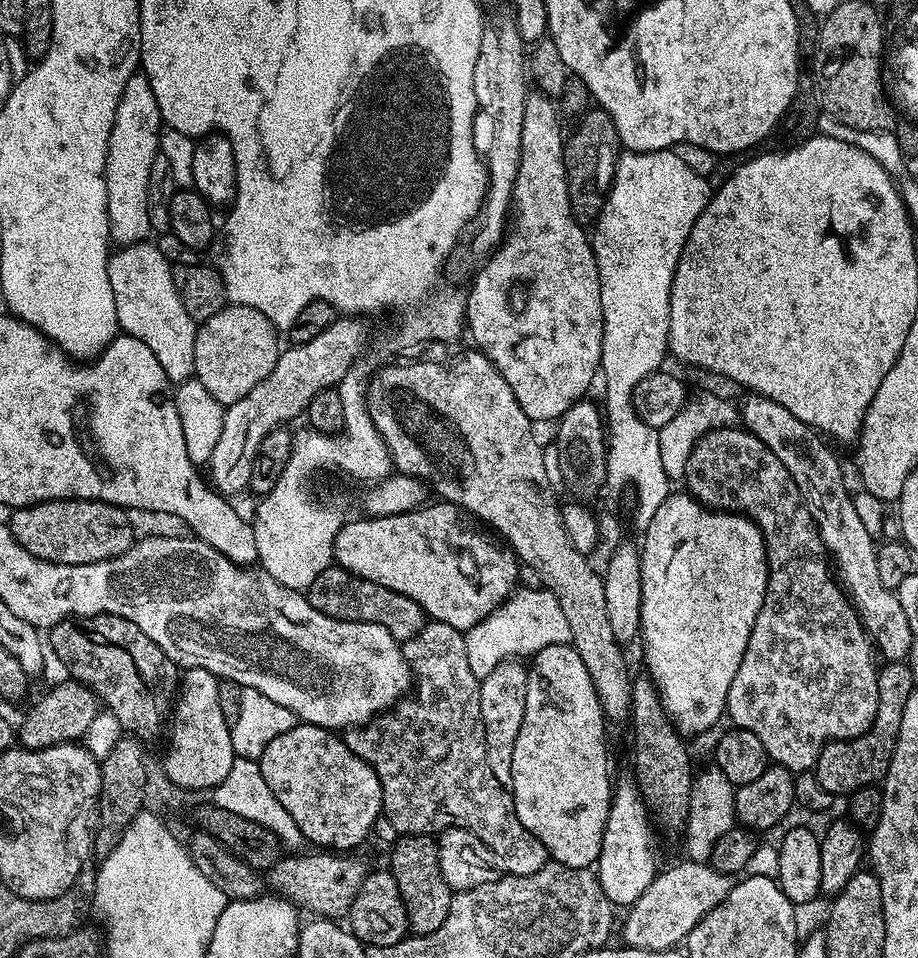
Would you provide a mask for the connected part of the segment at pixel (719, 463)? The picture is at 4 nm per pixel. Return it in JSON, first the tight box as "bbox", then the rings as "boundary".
{"bbox":[683,426,878,774],"boundary":[[[740,426],[712,429],[693,446],[690,458],[686,462],[683,483],[686,485],[687,491],[695,496],[704,507],[725,512],[738,512],[753,520],[758,526],[766,546],[766,558],[768,559],[766,598],[762,602],[762,610],[758,610],[758,618],[750,630],[750,638],[746,642],[746,654],[742,654],[742,666],[738,666],[738,674],[734,674],[734,682],[730,682],[730,694],[726,709],[727,719],[732,719],[731,723],[737,728],[745,728],[750,730],[750,734],[758,734],[762,746],[766,746],[766,754],[772,764],[780,764],[784,768],[789,768],[794,774],[811,772],[816,767],[816,759],[820,757],[821,750],[829,742],[852,740],[856,736],[866,734],[866,730],[870,730],[870,726],[874,722],[878,710],[878,678],[876,677],[878,663],[876,664],[874,645],[869,640],[868,633],[864,630],[864,624],[855,608],[852,607],[852,601],[848,599],[845,589],[834,579],[834,572],[830,567],[830,557],[820,537],[820,531],[812,520],[810,510],[804,505],[804,499],[794,478],[790,478],[784,463],[758,437]]]}

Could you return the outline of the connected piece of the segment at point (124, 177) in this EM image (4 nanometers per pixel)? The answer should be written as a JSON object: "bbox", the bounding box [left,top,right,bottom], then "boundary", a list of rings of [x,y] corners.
{"bbox":[104,74,162,242],"boundary":[[[142,74],[132,76],[130,82],[126,82],[126,90],[122,90],[118,110],[114,114],[114,126],[110,130],[104,167],[106,202],[108,203],[108,235],[113,241],[144,242],[153,235],[148,209],[148,183],[150,182],[150,166],[154,166],[154,158],[160,150],[161,131],[162,121],[158,102],[154,99],[154,90],[150,90],[150,82]]]}

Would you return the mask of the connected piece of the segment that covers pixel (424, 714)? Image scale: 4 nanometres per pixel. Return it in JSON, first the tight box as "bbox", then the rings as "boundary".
{"bbox":[342,619,550,876],"boundary":[[[429,619],[419,636],[403,641],[402,647],[405,658],[412,666],[414,695],[401,700],[396,707],[381,712],[367,724],[347,729],[342,736],[345,746],[354,754],[358,754],[358,758],[365,760],[374,770],[374,774],[378,774],[378,782],[382,786],[384,795],[383,815],[394,824],[394,830],[409,836],[427,836],[445,832],[448,828],[464,828],[478,838],[482,838],[482,842],[486,842],[486,846],[494,853],[496,861],[500,863],[501,869],[509,876],[534,874],[534,870],[542,870],[542,866],[549,863],[550,860],[546,846],[542,846],[542,842],[538,842],[538,838],[534,838],[534,834],[530,834],[530,830],[526,830],[526,826],[522,826],[522,822],[518,822],[518,814],[512,801],[511,791],[504,788],[502,782],[498,782],[498,778],[494,778],[494,774],[490,770],[490,762],[486,762],[486,734],[482,730],[482,710],[480,709],[480,680],[474,674],[474,670],[470,670],[470,662],[466,662],[464,632],[454,626],[446,626],[446,622]]]}

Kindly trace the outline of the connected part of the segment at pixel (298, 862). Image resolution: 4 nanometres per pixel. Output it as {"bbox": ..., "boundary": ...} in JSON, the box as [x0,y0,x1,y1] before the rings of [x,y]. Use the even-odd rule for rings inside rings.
{"bbox":[266,850,369,921],"boundary":[[[312,850],[309,856],[296,856],[300,854],[284,854],[274,862],[272,868],[267,869],[266,884],[273,893],[295,904],[297,909],[304,908],[316,918],[339,921],[347,917],[350,906],[362,886],[362,882],[369,874],[369,865],[366,866],[356,857],[356,854],[333,854],[328,850]]]}

